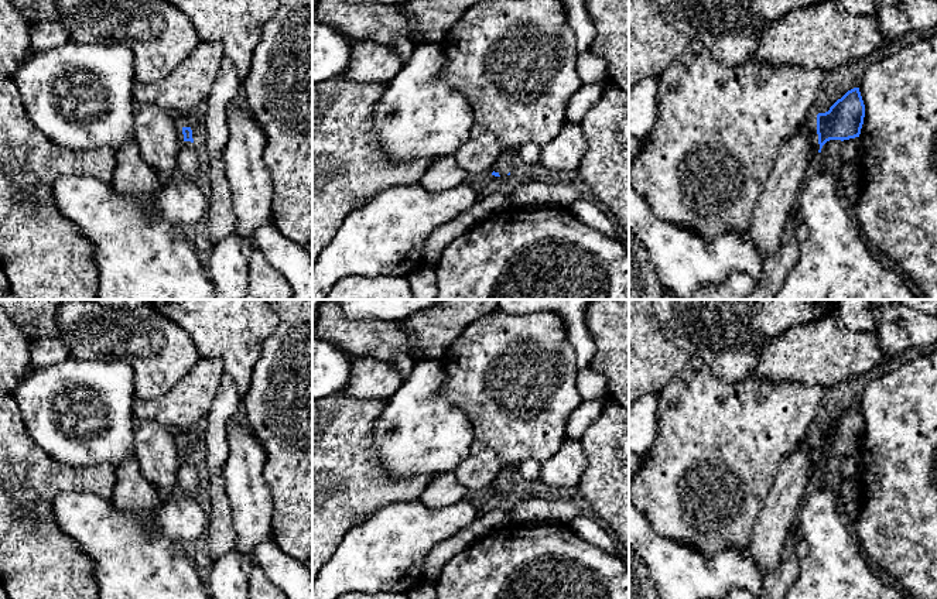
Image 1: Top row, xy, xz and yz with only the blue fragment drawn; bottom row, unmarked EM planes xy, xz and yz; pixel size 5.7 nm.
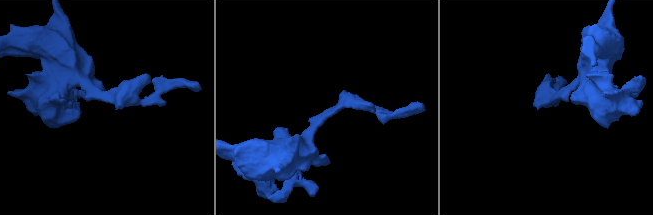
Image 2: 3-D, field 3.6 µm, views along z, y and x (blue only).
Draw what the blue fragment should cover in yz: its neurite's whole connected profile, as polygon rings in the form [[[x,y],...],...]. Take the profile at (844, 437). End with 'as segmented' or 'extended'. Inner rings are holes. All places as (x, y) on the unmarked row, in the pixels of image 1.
[[[859,404],[848,407],[828,428],[817,431],[817,451],[821,469],[830,456],[859,453],[865,434],[865,421]]] | as segmented

